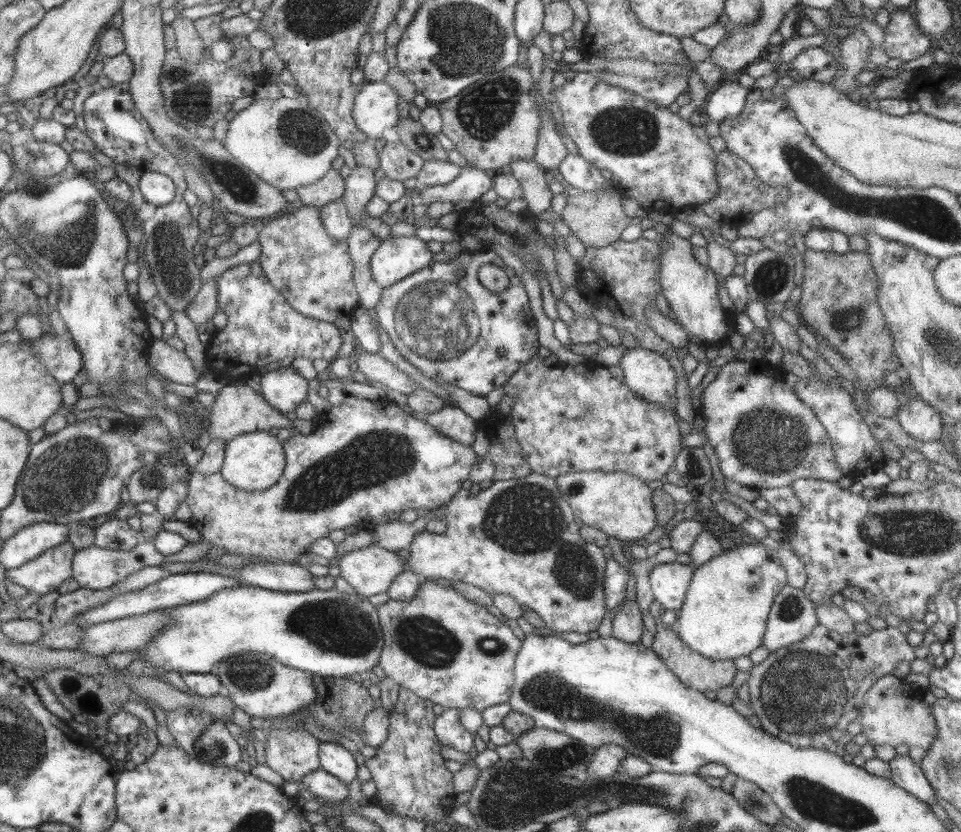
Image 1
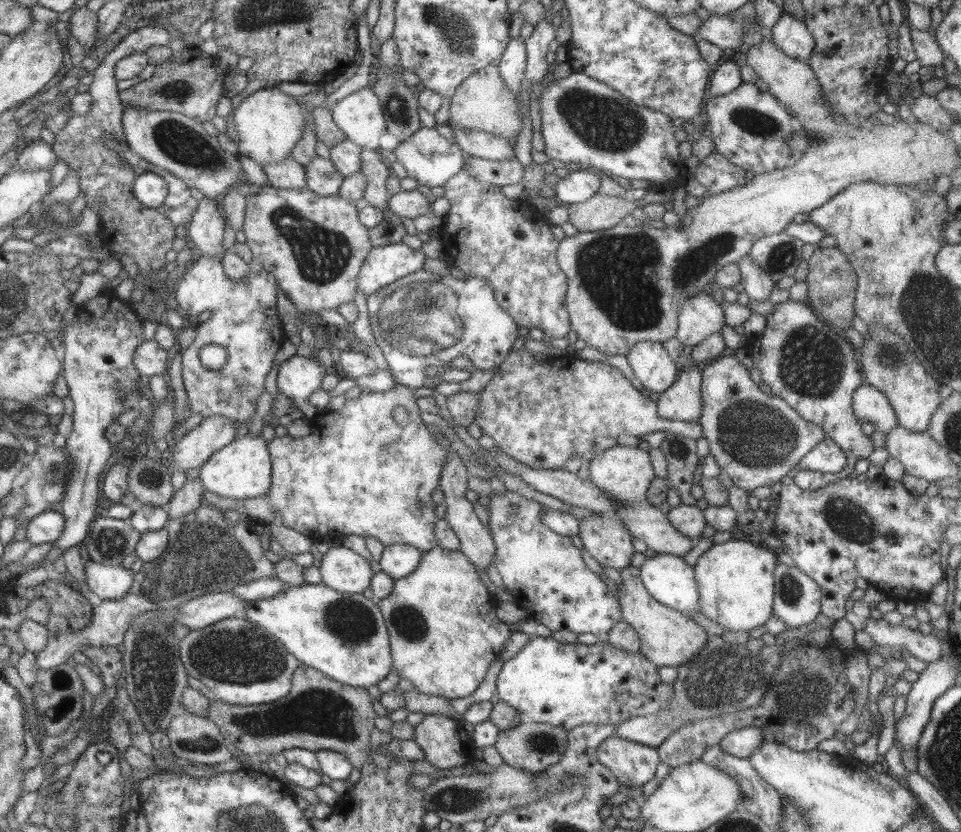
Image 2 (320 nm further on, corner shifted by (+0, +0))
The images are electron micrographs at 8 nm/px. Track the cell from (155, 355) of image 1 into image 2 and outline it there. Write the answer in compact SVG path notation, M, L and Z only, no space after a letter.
M154 340L139 343L133 354L133 365L137 373L146 380L152 376L161 376L165 373L167 364L167 350L159 347Z

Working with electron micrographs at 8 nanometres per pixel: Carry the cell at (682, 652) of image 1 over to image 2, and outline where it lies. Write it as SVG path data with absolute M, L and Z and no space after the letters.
M625 566L618 571L621 582L617 585L617 600L623 622L631 625L640 640L640 653L656 667L673 666L687 663L707 640L703 627L697 625L690 617L667 606L659 604L646 590L640 580L640 570Z

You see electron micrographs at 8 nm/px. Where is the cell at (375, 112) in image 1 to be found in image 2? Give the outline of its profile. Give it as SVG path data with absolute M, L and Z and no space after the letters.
M369 82L363 89L341 98L329 108L332 121L346 138L367 150L379 147L379 138L386 131L379 101L371 85Z

